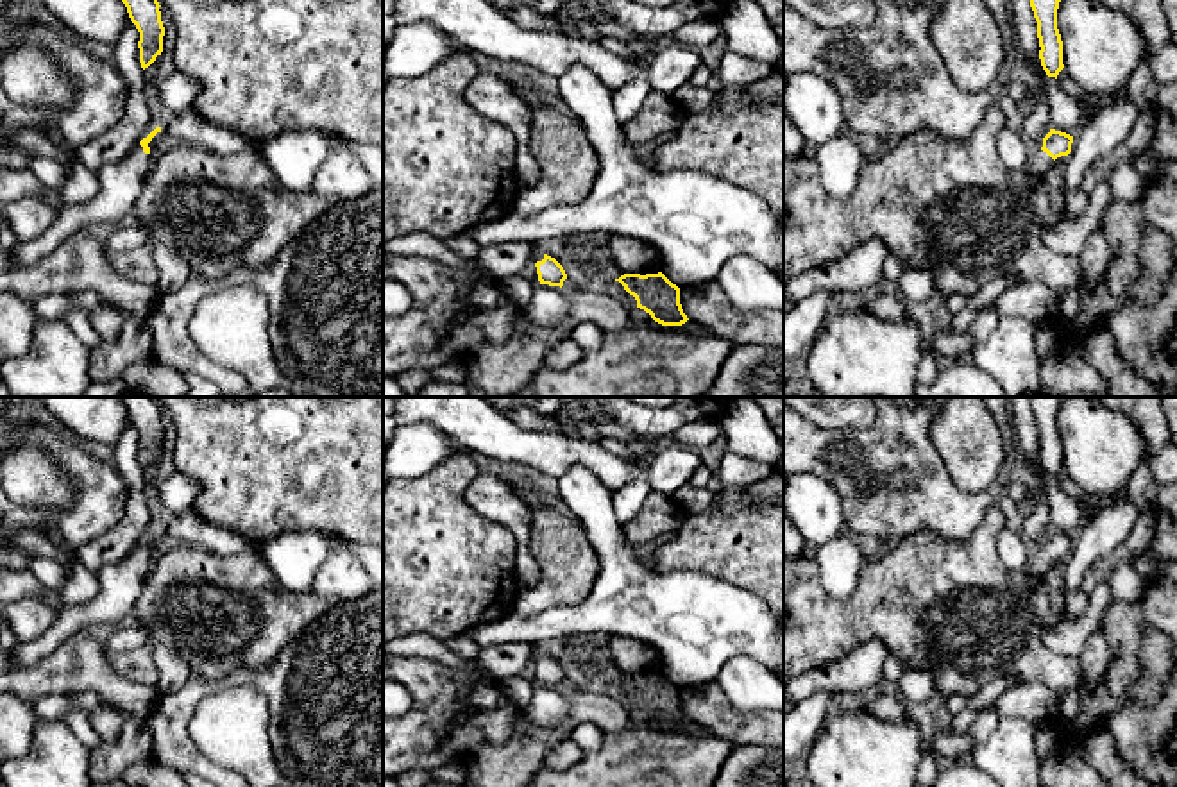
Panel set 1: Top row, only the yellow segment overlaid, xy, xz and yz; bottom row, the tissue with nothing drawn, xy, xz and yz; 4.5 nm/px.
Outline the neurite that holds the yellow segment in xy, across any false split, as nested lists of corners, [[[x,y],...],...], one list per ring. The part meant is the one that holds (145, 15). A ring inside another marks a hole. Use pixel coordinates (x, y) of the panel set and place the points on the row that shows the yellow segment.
[[[122,0],[127,7],[131,21],[140,32],[140,63],[148,68],[163,52],[165,27],[157,0]]]

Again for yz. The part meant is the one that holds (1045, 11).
[[[1030,0],[1037,21],[1039,59],[1048,77],[1059,75],[1063,64],[1063,41],[1057,29],[1057,9],[1061,0]]]

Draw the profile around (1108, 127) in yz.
[[[1122,98],[1113,106],[1100,107],[1091,118],[1082,122],[1073,136],[1070,159],[1064,168],[1064,186],[1068,191],[1079,190],[1086,168],[1114,150],[1129,136],[1138,114],[1136,106]]]

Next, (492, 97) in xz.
[[[478,73],[465,88],[465,100],[481,116],[487,116],[506,129],[517,140],[515,173],[524,186],[538,181],[538,163],[531,152],[533,107],[529,93],[517,91],[510,82],[490,73]]]

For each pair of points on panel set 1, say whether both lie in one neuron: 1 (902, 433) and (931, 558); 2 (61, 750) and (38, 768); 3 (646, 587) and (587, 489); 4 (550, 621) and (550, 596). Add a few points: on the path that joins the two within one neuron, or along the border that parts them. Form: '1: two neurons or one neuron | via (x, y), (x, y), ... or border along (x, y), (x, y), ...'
1: two neurons | border along (902, 539), (925, 532), (966, 542)
2: one neuron | via (56, 755), (43, 768)
3: one neuron | via (621, 562), (596, 514)
4: two neurons | border along (589, 592), (580, 603), (557, 605), (535, 614)

